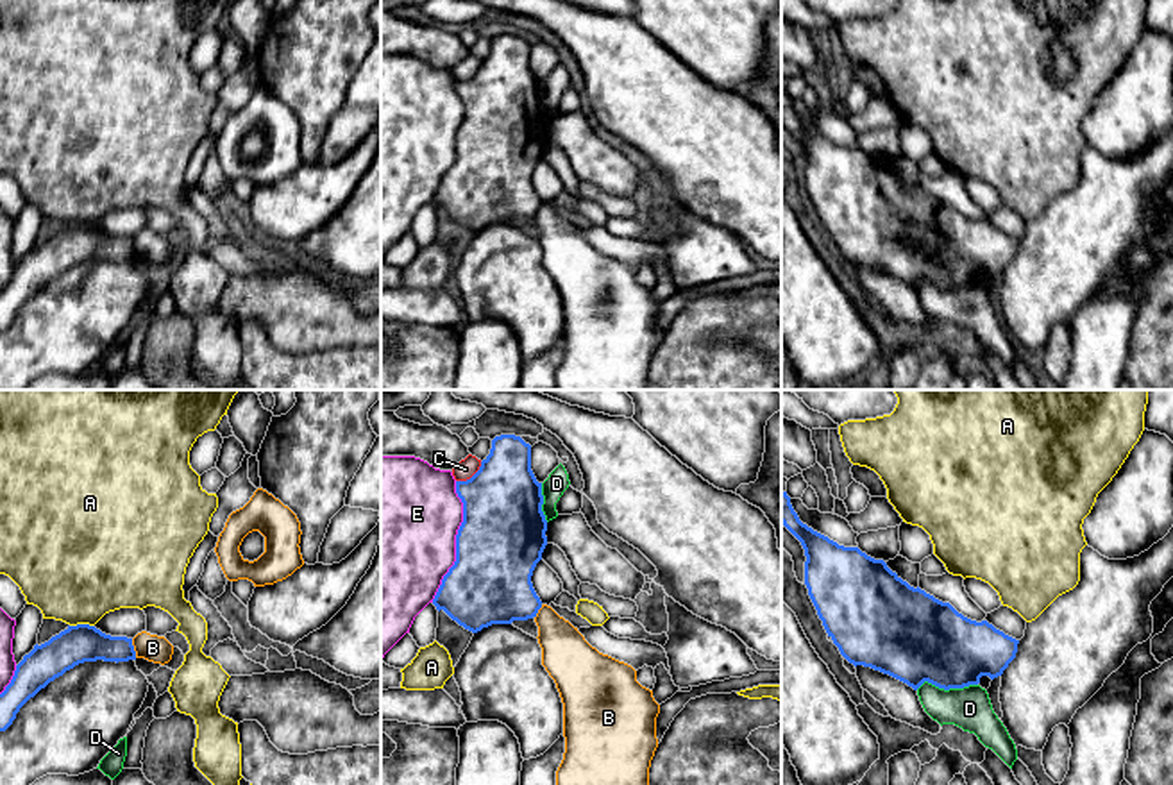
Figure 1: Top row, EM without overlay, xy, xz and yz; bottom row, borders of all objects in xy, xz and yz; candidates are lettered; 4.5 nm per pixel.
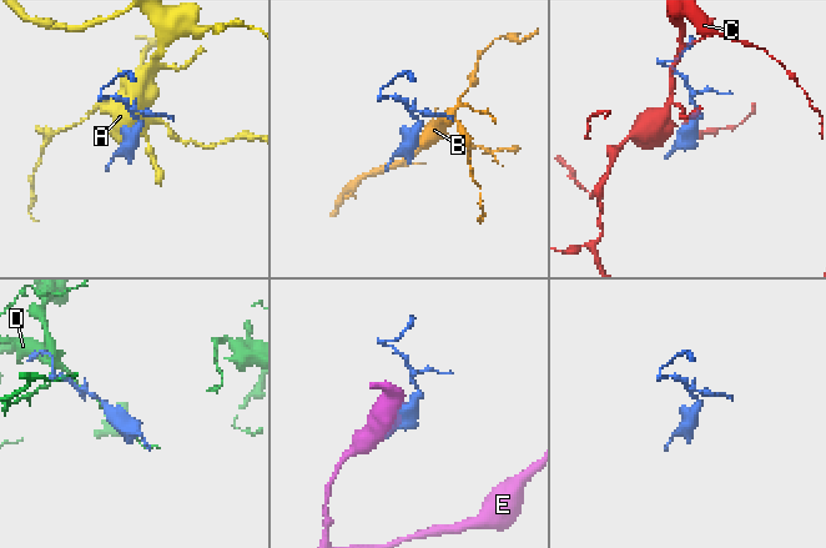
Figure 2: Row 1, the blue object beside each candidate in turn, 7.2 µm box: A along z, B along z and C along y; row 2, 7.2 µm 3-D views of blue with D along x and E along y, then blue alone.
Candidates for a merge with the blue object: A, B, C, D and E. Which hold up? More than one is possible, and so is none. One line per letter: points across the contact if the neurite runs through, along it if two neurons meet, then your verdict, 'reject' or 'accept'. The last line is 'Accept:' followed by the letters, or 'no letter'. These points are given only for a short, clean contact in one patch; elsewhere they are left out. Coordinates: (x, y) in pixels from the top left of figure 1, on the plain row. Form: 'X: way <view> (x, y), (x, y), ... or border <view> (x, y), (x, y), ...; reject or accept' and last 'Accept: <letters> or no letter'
A: border xy (93, 224), (70, 226); reject
B: border xy (131, 238), (136, 256); reject
C: reject
D: reject
E: reject
Accept: no letter

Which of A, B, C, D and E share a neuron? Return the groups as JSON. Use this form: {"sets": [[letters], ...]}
{"sets": [["A"], ["B"], ["C"], ["D"], ["E"]]}

